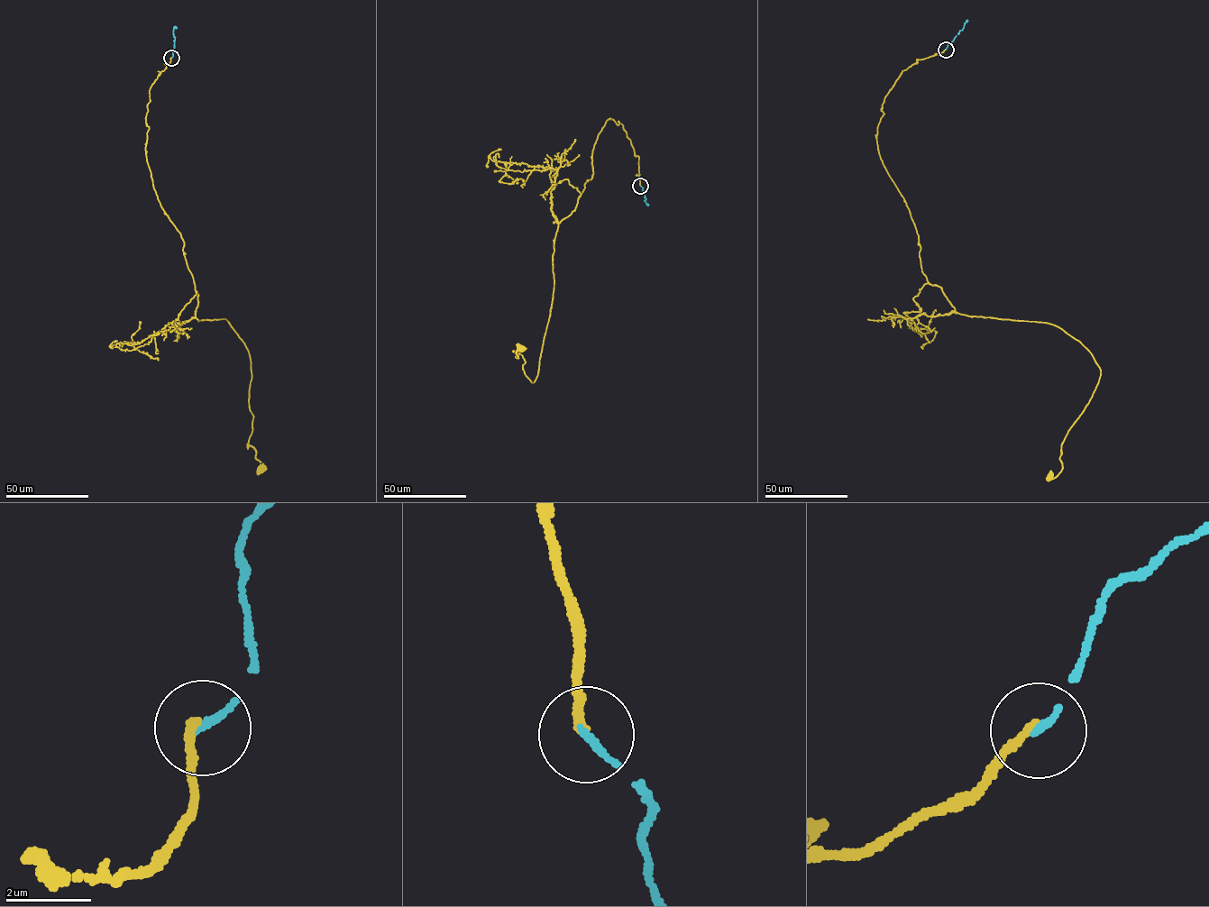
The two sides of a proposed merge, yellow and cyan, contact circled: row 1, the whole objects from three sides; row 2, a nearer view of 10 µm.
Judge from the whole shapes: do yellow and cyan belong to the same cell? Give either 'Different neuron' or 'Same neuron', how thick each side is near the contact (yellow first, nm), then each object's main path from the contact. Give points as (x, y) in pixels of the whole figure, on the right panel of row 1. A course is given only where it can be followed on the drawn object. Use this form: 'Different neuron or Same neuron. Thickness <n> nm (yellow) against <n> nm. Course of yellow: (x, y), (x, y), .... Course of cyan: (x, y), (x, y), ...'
Different neuron. Thickness 200 nm (yellow) against 180 nm. Course of yellow: (946, 49), (902, 72), (877, 149), (922, 272), (956, 312), (1054, 325), (1099, 368), (1049, 476). Course of cyan: (946, 50), (966, 22)

